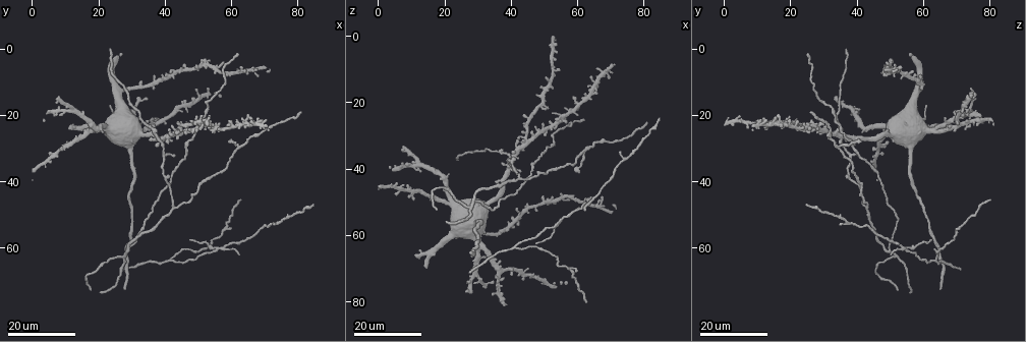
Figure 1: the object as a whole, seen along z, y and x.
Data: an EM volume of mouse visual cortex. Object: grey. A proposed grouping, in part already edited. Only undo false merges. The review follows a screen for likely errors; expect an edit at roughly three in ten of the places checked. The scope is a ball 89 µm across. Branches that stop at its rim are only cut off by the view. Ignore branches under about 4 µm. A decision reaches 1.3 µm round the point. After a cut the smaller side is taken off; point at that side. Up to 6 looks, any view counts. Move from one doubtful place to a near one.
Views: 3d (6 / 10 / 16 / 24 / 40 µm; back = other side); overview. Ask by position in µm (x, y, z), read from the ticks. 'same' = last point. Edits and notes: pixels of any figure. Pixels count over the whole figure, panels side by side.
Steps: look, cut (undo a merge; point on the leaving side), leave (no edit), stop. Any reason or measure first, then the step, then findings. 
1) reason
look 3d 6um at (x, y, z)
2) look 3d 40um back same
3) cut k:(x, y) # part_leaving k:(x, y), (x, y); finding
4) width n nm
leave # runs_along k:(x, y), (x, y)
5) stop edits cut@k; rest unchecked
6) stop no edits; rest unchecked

side arm on a straight run
look 3d 24um at (41.0, 63.0, 64.0)

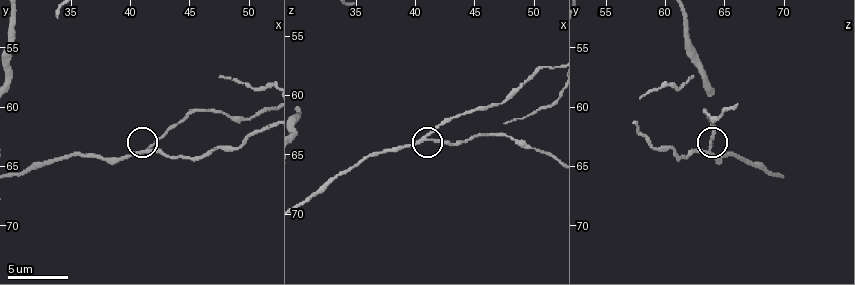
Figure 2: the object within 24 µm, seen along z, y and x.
look 3d 6um at (41.0, 63.8, 63.6)

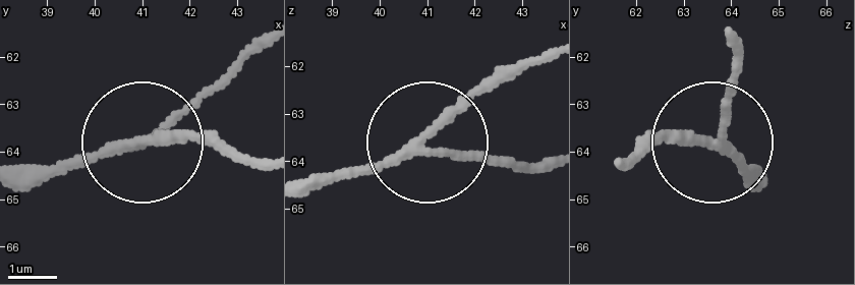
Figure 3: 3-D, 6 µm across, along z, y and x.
width 190 nm
leave # continuous, no second neuron

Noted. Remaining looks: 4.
two arms in line, one across
look 3d 16um at (28.5, 61.0, 49.5)

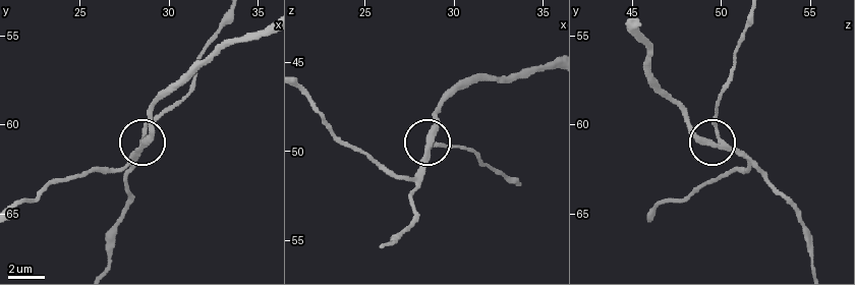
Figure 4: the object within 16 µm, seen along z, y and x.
look 3d 10um at (28.6, 60.8, 49.9)

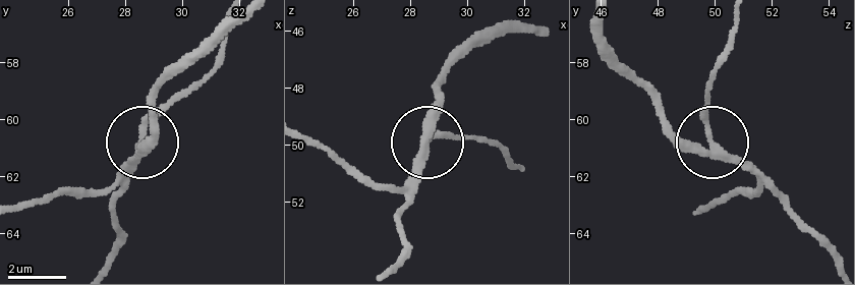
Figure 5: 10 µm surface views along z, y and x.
width 280 nm
leave # runs_along 5:(600, 16), (602, 44), (665, 124), (731, 153), (780, 202); continuous, no second neuron

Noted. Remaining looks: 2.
two arms in line, one across
look 3d 16um at (39.0, 28.5, 36.0)

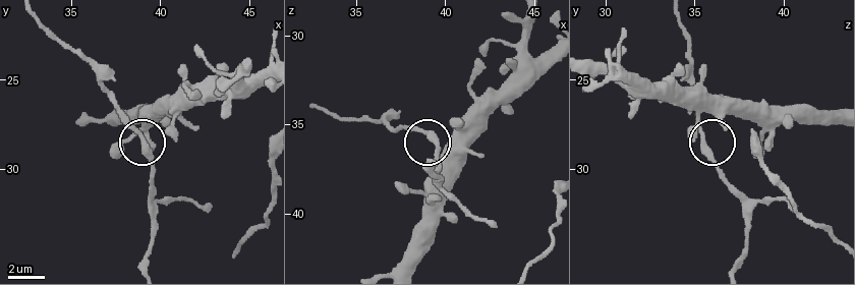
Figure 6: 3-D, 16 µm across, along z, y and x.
look 3d 6um at (38.9, 28.3, 35.5)

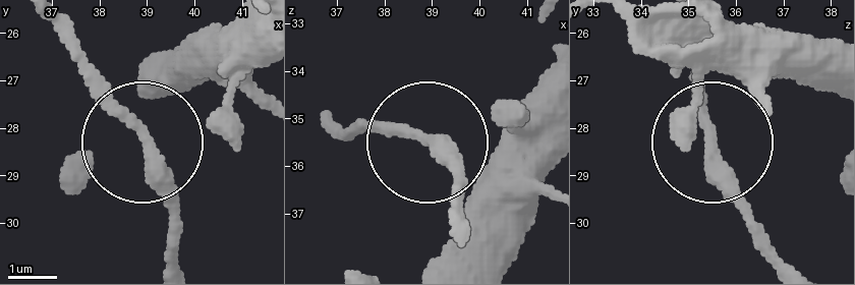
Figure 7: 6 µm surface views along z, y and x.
side_arm 36 um
leave # runs_along 7:(440, 262), (513, 132), (501, 124), (423, 139), (346, 128); all the same neuron

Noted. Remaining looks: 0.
stop no edits; rest unchecked

